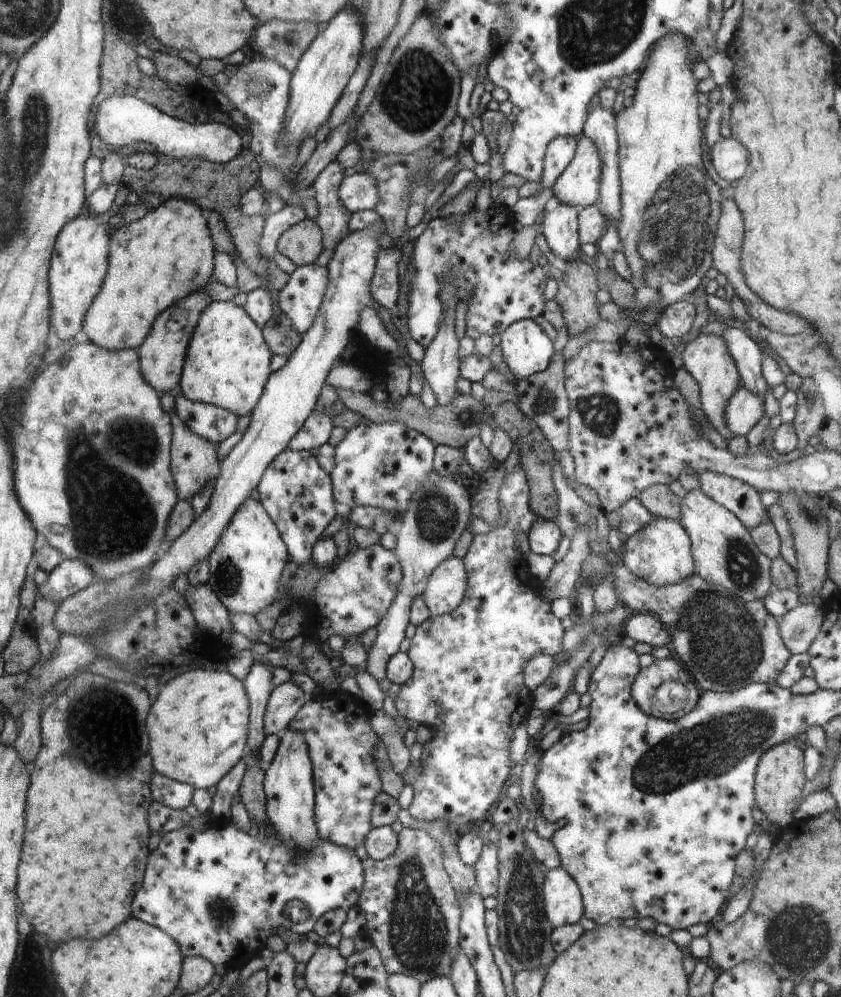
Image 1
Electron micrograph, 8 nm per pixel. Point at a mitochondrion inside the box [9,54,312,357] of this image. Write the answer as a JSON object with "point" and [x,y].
{"point":[36,123]}

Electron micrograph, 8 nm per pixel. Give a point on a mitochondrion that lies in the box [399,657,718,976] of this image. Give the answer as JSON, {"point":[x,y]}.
{"point":[523,929]}

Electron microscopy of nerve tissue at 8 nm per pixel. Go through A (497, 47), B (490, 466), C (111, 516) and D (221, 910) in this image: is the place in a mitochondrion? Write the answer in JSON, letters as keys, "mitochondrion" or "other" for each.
{"A":"other","B":"other","C":"mitochondrion","D":"mitochondrion"}

